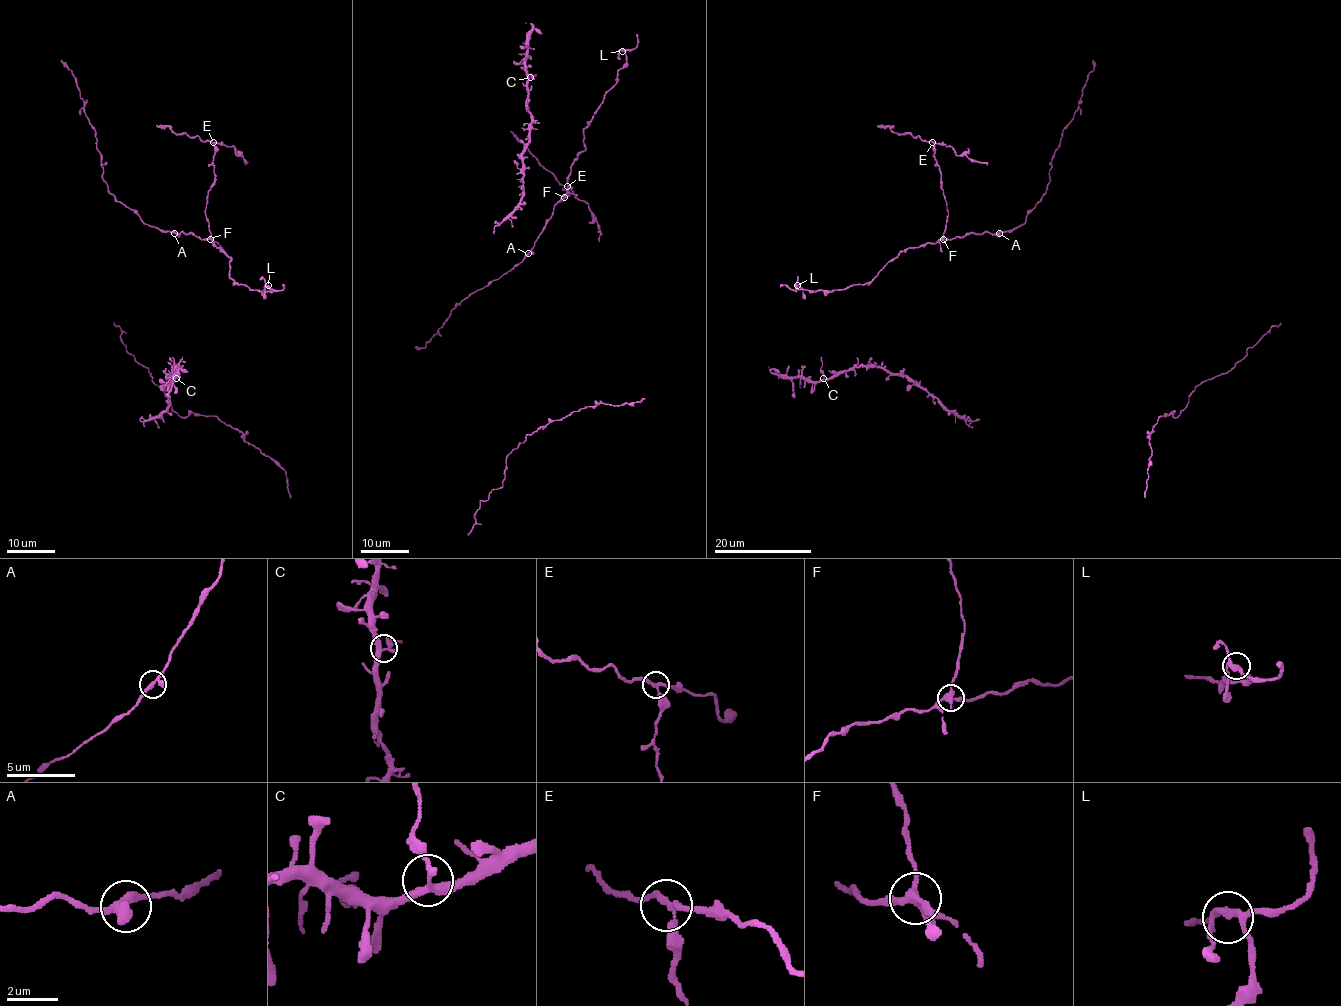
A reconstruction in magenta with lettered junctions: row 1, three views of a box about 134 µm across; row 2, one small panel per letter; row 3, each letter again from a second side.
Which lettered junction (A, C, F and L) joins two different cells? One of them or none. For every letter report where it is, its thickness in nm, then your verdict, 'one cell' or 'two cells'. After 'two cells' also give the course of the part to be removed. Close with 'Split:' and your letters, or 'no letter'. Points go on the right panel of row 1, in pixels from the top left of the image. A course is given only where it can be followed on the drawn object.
A: at (999, 233); 280 nm thick; one cell
C: at (823, 378); 300 nm thick; one cell
F: at (943, 239); 280 nm thick; two cells; foreign part runs (943, 238), (948, 216), (934, 145), (919, 136), (894, 133), (889, 127), (877, 126)
L: at (797, 285); 260 nm thick; one cell
Split: F

